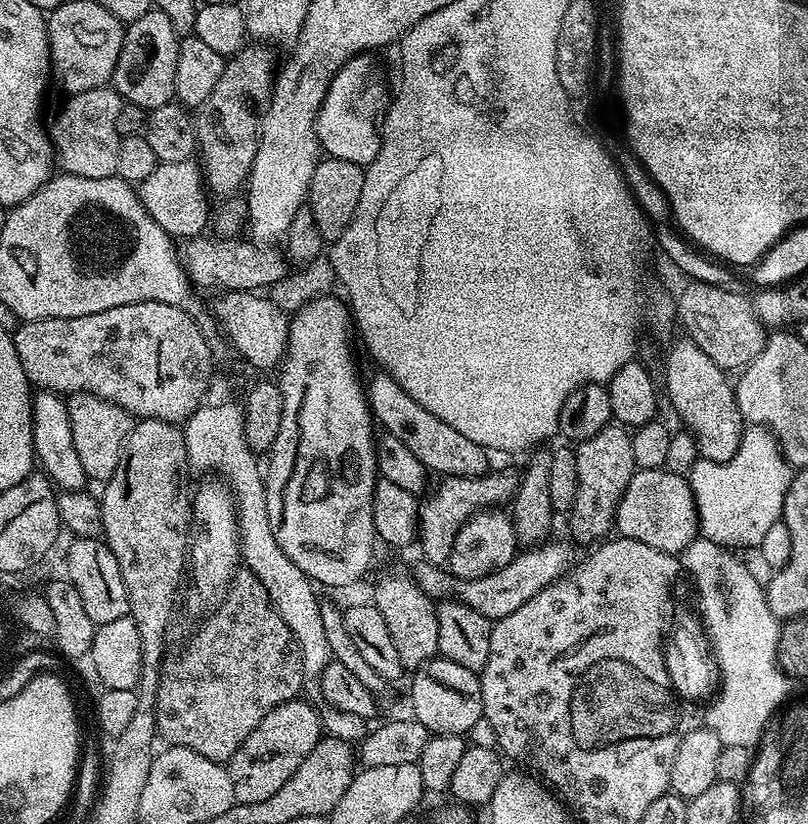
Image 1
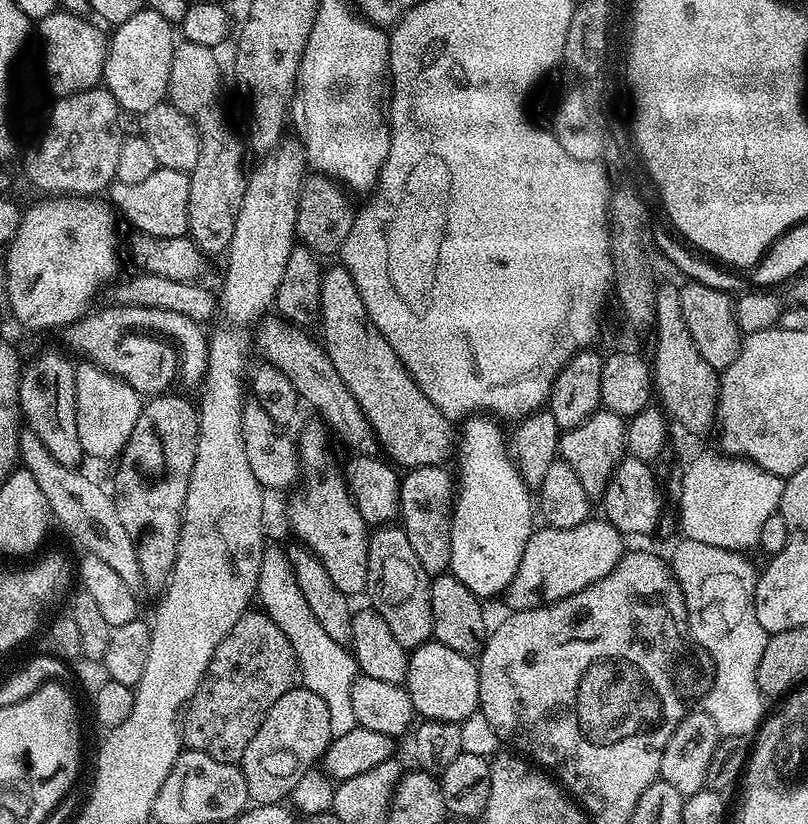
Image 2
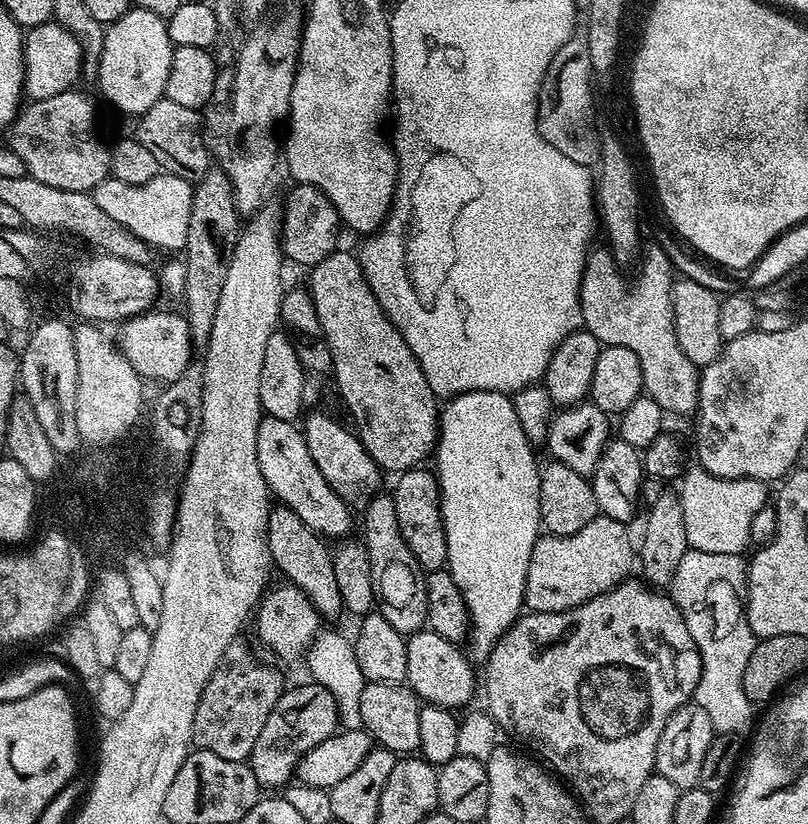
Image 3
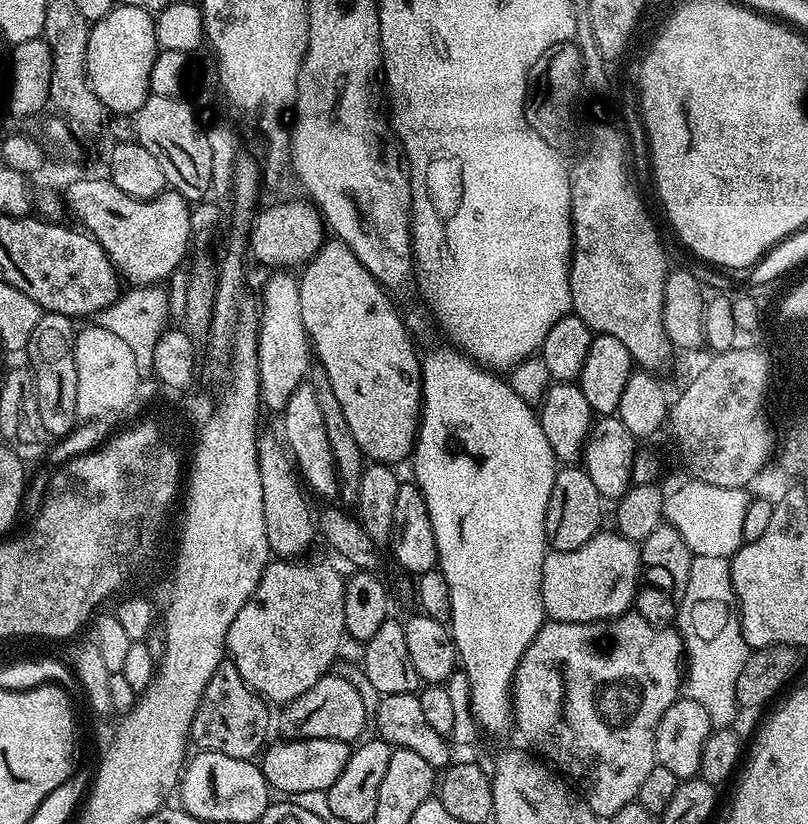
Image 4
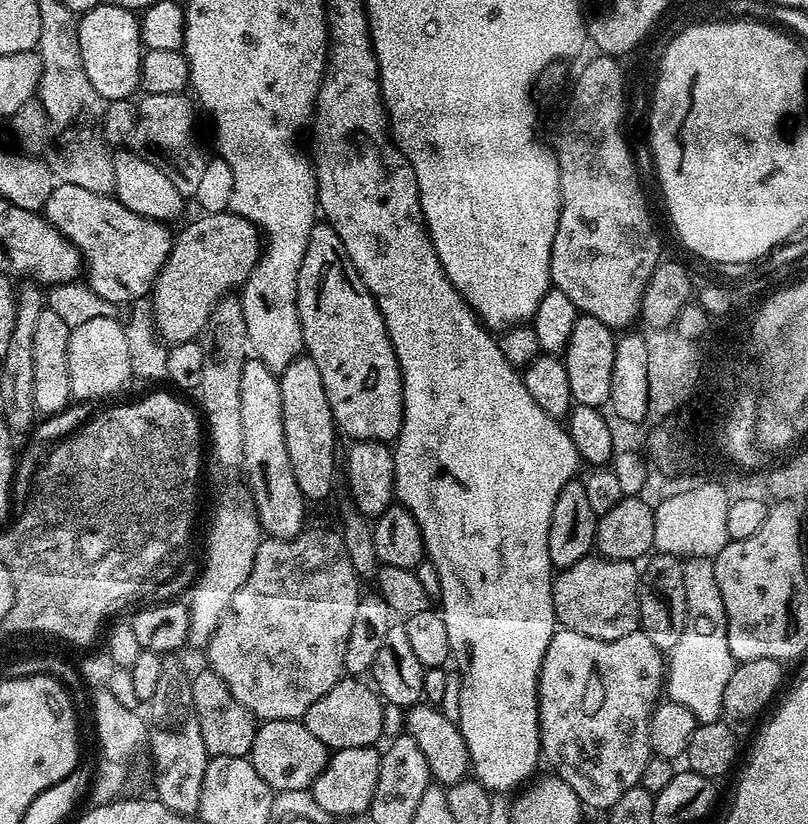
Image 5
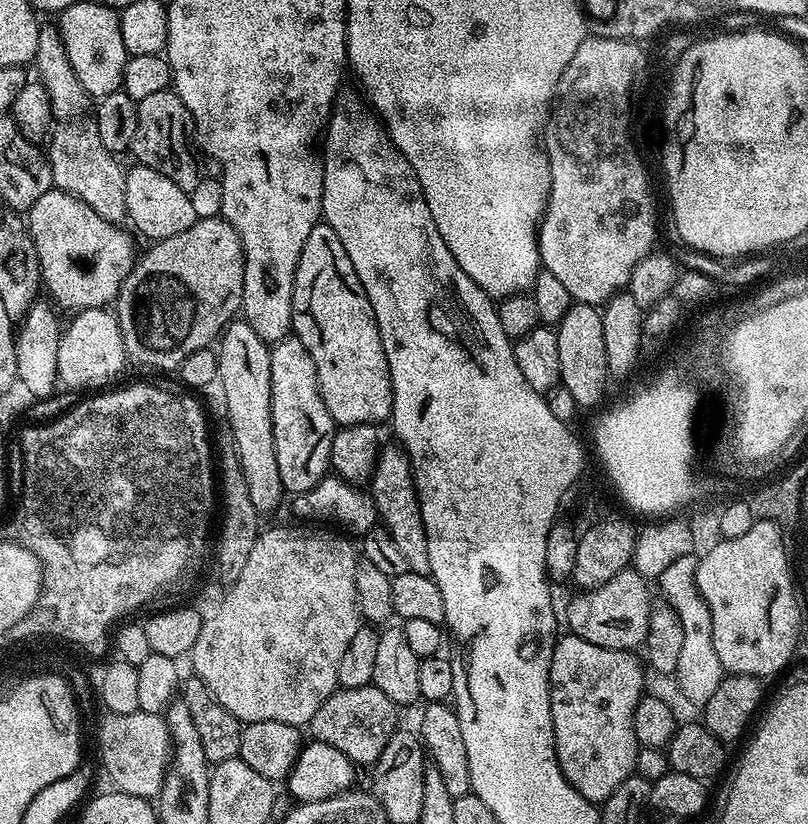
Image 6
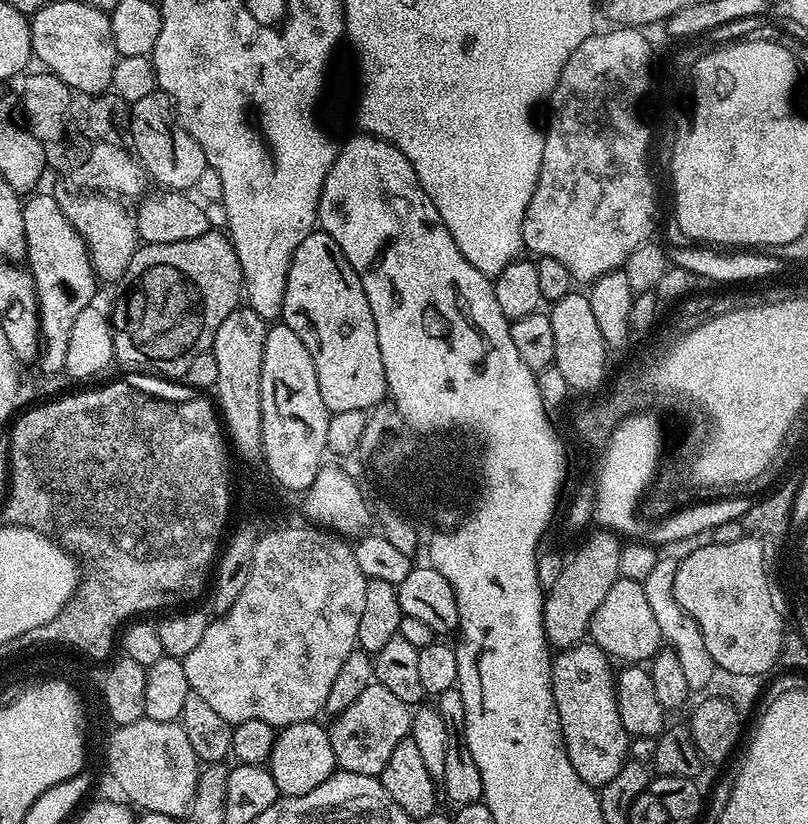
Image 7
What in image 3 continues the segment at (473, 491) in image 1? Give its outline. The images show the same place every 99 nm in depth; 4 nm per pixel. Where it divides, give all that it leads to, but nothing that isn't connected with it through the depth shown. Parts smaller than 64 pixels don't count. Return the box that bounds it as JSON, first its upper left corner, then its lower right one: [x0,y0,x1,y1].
[390,467,446,573]

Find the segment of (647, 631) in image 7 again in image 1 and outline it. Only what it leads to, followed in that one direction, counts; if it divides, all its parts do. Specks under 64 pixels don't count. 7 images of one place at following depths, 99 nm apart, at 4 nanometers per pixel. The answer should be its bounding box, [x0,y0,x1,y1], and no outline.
[414,538,574,622]

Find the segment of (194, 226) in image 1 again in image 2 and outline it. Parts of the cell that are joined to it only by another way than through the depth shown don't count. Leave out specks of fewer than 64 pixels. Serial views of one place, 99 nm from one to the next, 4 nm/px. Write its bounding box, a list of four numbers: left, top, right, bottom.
[106,168,190,236]

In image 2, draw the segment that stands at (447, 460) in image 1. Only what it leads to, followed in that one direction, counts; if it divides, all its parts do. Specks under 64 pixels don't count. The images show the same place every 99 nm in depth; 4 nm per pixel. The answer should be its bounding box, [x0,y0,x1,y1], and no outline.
[318,266,458,469]

